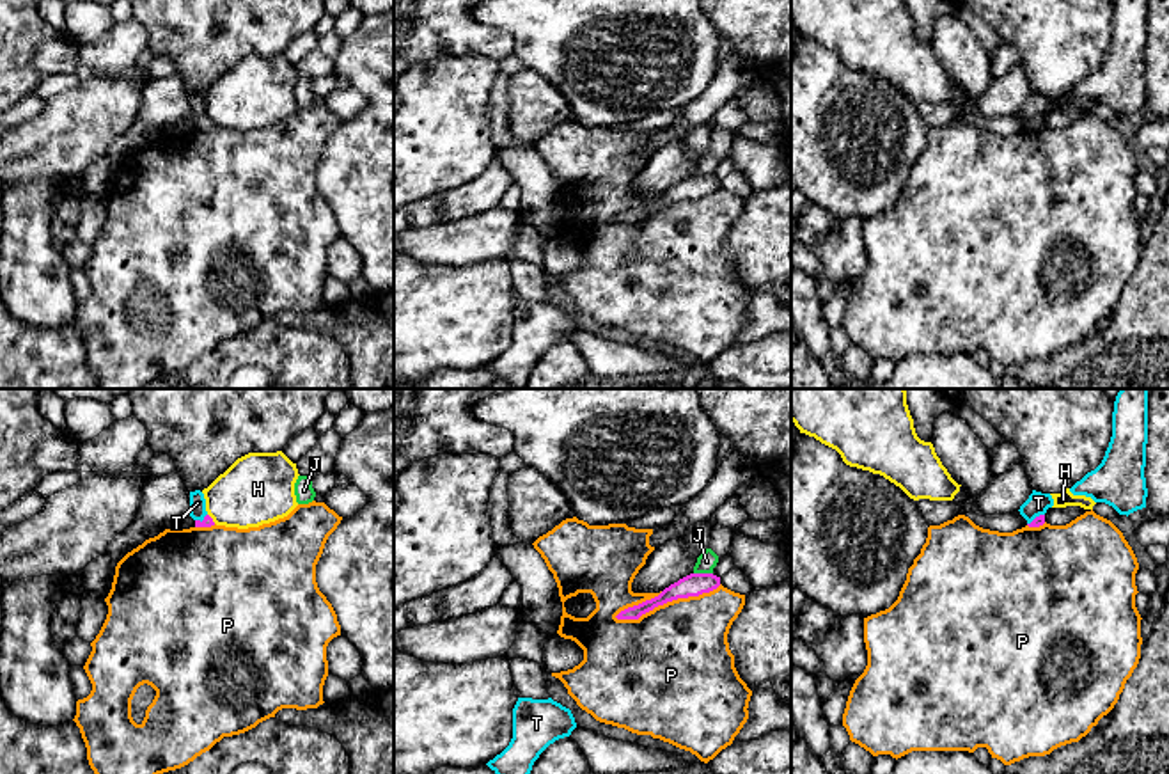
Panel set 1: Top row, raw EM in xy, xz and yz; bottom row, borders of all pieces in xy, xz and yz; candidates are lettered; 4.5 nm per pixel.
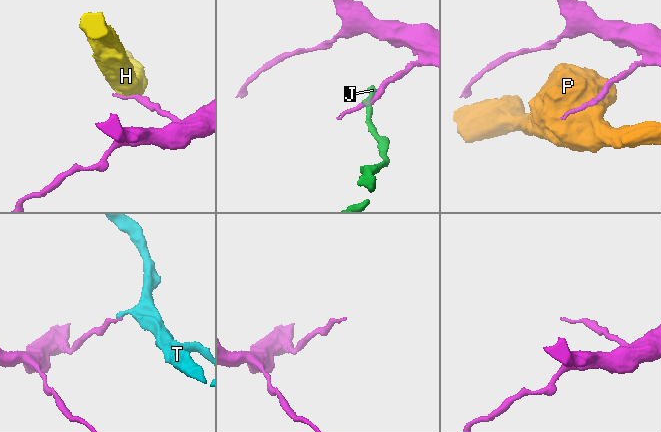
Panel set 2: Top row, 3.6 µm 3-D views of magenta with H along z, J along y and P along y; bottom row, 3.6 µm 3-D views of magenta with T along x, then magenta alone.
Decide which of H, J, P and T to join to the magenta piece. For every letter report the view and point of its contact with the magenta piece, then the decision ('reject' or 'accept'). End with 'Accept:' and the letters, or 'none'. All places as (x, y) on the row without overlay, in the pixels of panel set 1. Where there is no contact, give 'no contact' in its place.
H: meets magenta in xy at (211, 121); reject
J: meets magenta in xz at (703, 176); reject
P: meets magenta in xz at (667, 203); reject
T: meets magenta in yz at (1036, 119); accept
Accept: T

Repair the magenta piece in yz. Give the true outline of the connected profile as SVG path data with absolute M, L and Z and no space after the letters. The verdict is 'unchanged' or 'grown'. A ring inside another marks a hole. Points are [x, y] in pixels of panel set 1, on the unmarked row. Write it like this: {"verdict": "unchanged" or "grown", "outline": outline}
{"verdict": "grown", "outline": "M1032 92L1029 101L1020 108L1020 117L1027 122L1029 130L1040 130L1045 126L1045 115L1054 108L1050 96Z"}

